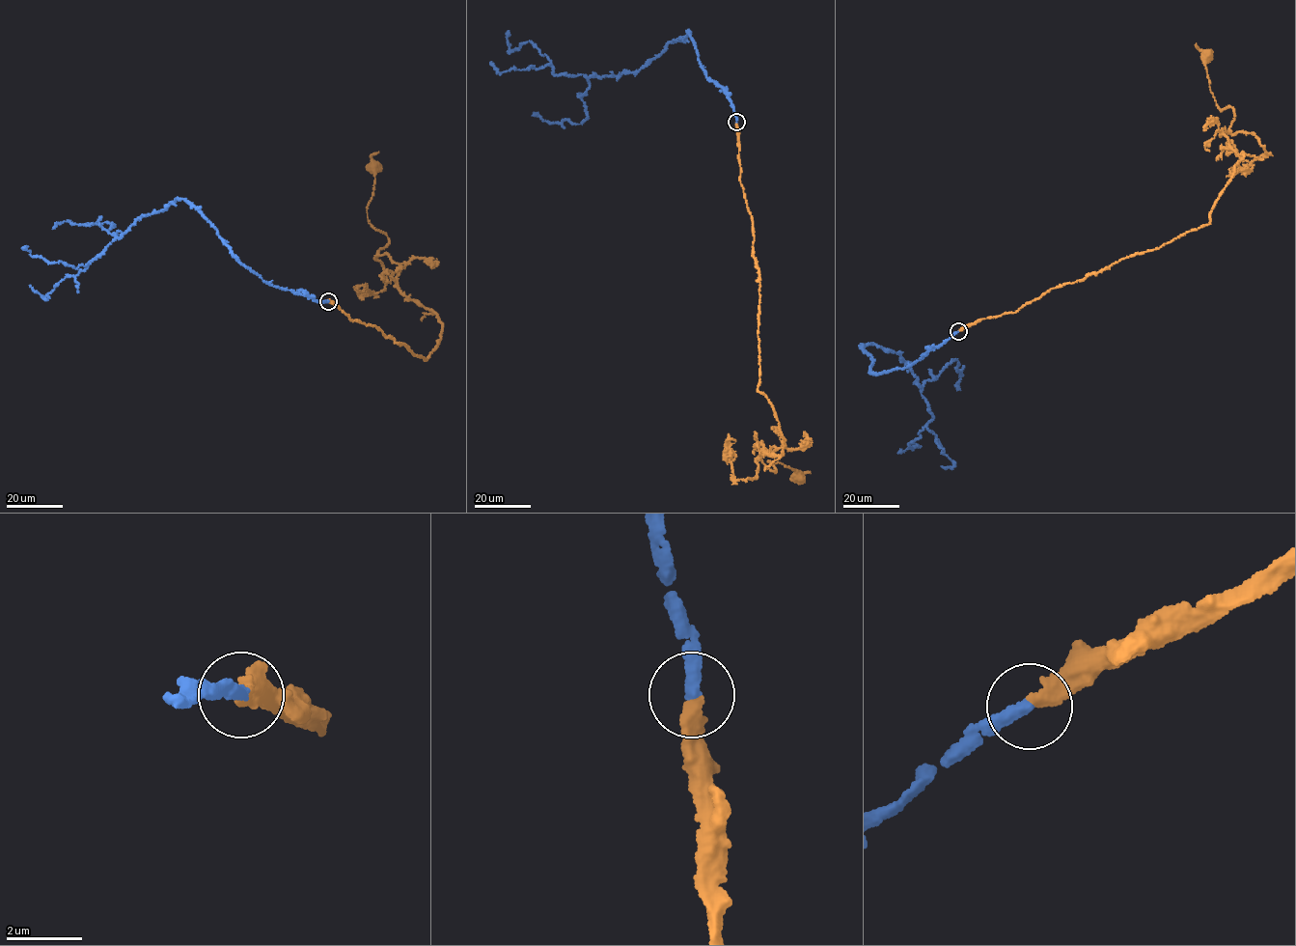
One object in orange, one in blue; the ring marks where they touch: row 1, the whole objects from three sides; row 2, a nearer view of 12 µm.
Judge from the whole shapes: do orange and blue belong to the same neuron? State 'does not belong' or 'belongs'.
belongs

